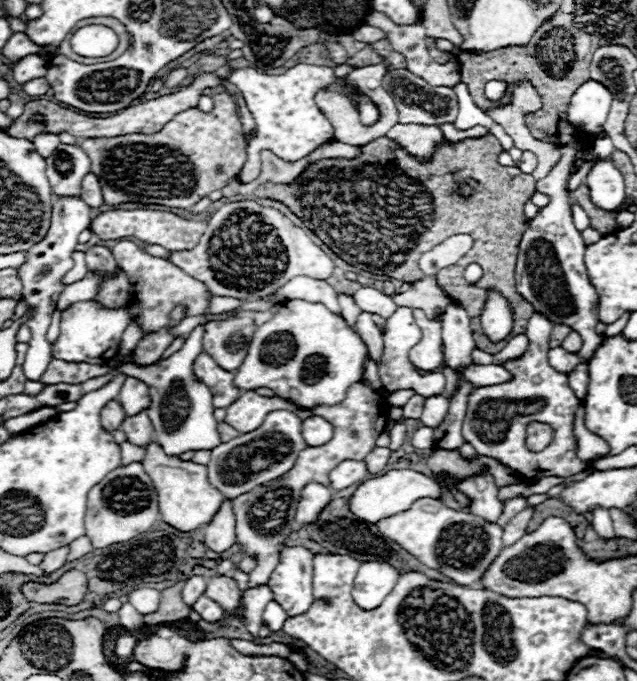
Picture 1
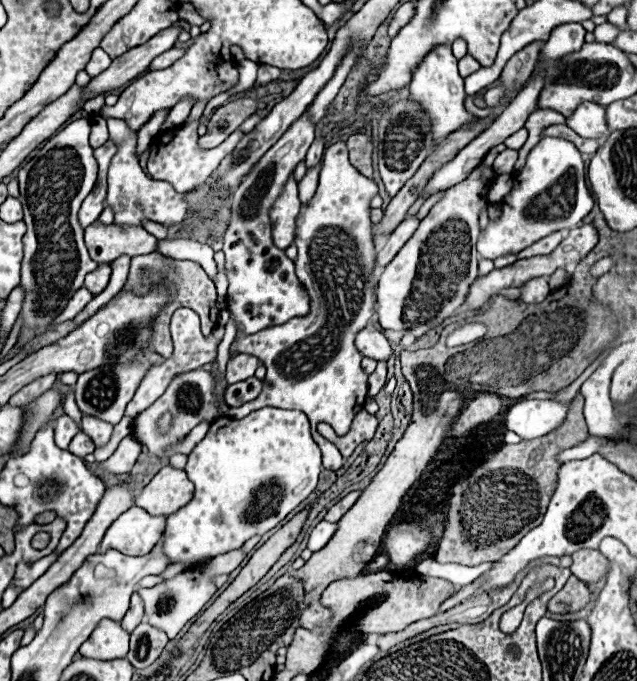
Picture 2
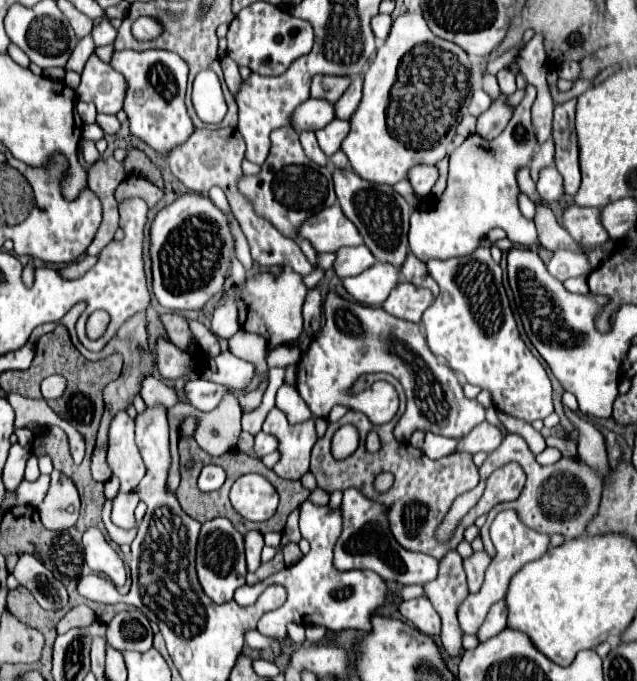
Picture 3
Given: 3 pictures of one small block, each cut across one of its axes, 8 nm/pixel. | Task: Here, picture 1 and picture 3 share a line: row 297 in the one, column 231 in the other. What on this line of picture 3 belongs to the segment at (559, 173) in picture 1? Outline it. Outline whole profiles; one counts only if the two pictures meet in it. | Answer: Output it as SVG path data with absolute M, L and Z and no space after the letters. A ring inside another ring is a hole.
M212 518L202 524L198 552L196 552L196 570L204 592L216 602L224 604L232 600L236 588L244 586L246 576L246 558L244 558L244 536L234 528L228 518Z

